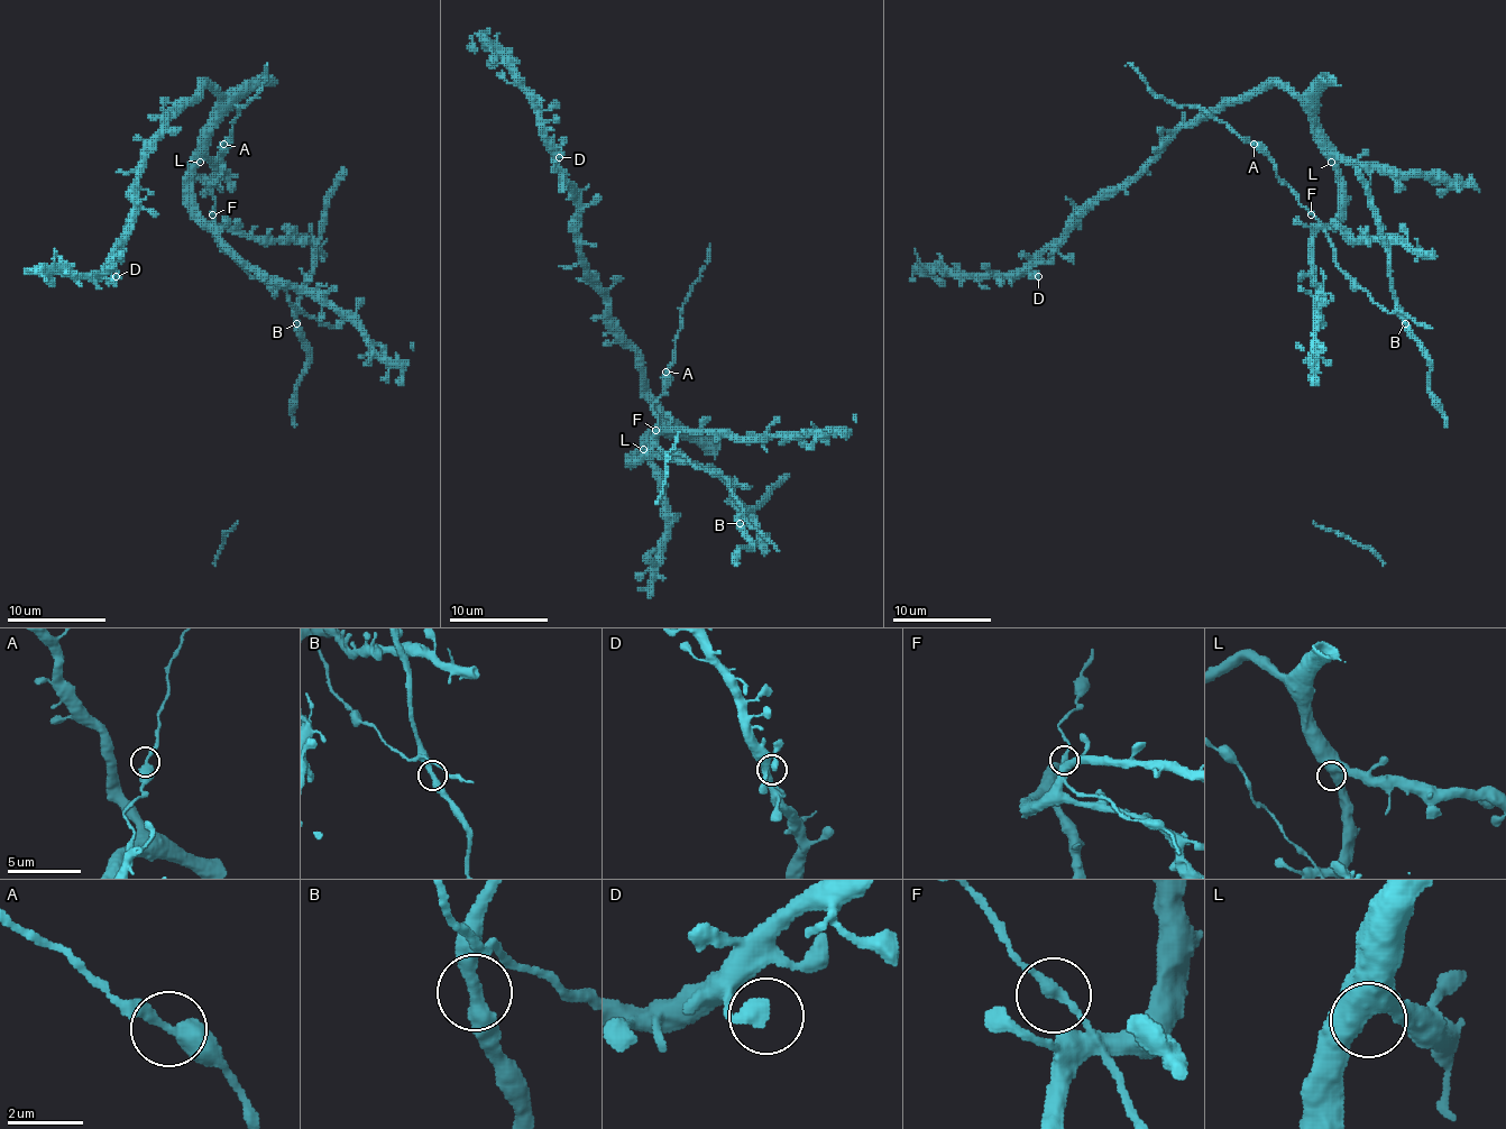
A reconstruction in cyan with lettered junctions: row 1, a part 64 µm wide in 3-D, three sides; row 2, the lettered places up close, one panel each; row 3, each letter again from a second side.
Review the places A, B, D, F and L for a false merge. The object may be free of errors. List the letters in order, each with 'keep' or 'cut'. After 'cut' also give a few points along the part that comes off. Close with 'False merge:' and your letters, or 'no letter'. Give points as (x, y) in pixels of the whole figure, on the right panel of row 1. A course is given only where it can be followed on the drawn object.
A: keep
B: keep
D: keep
F: keep
L: keep
False merge: no letter

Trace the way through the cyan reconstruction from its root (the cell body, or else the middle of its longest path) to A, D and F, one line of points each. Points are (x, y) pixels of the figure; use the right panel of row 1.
A: (1335, 153), (1335, 167), (1341, 177), (1341, 212), (1329, 225), (1321, 225), (1276, 174), (1274, 162), (1254, 145)
D: (1335, 153), (1319, 120), (1278, 85), (1229, 98), (1108, 190), (1038, 258), (1031, 268), (1038, 276)
F: (1335, 153), (1335, 167), (1341, 177), (1341, 212), (1329, 225), (1321, 225), (1311, 214)

